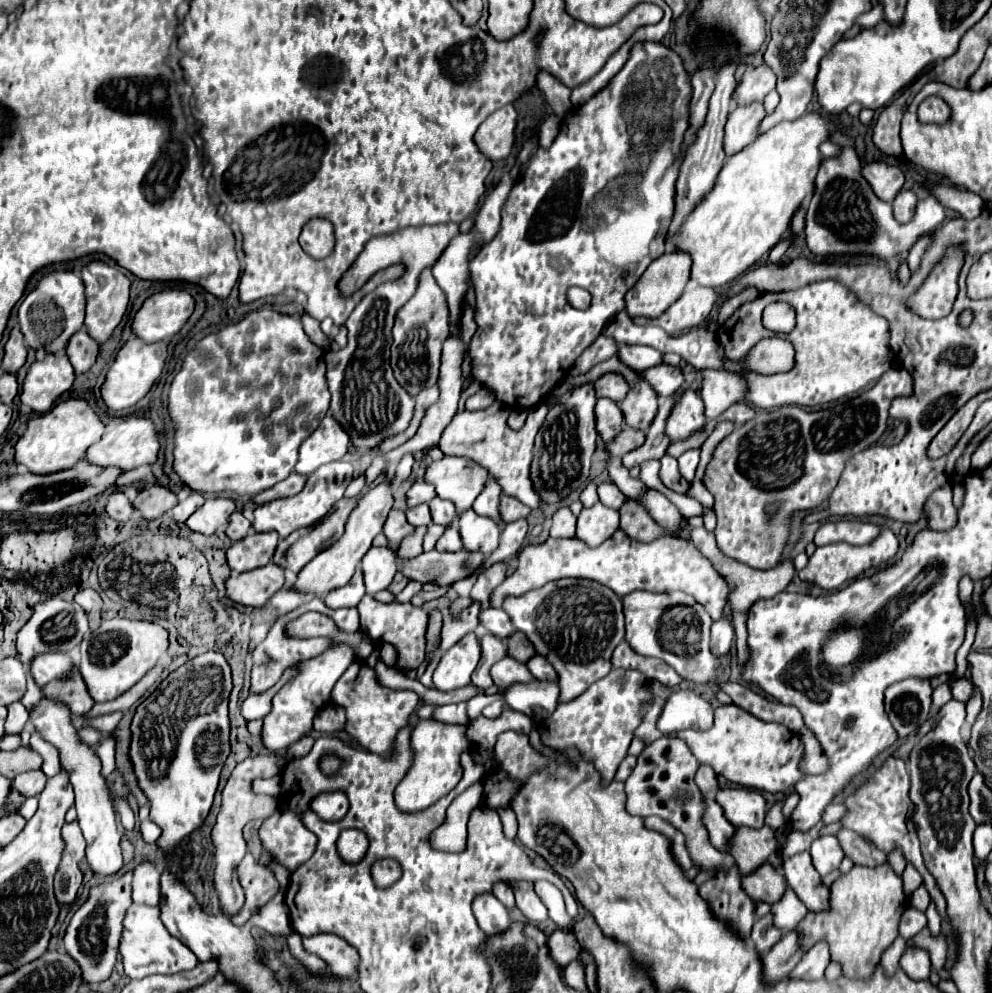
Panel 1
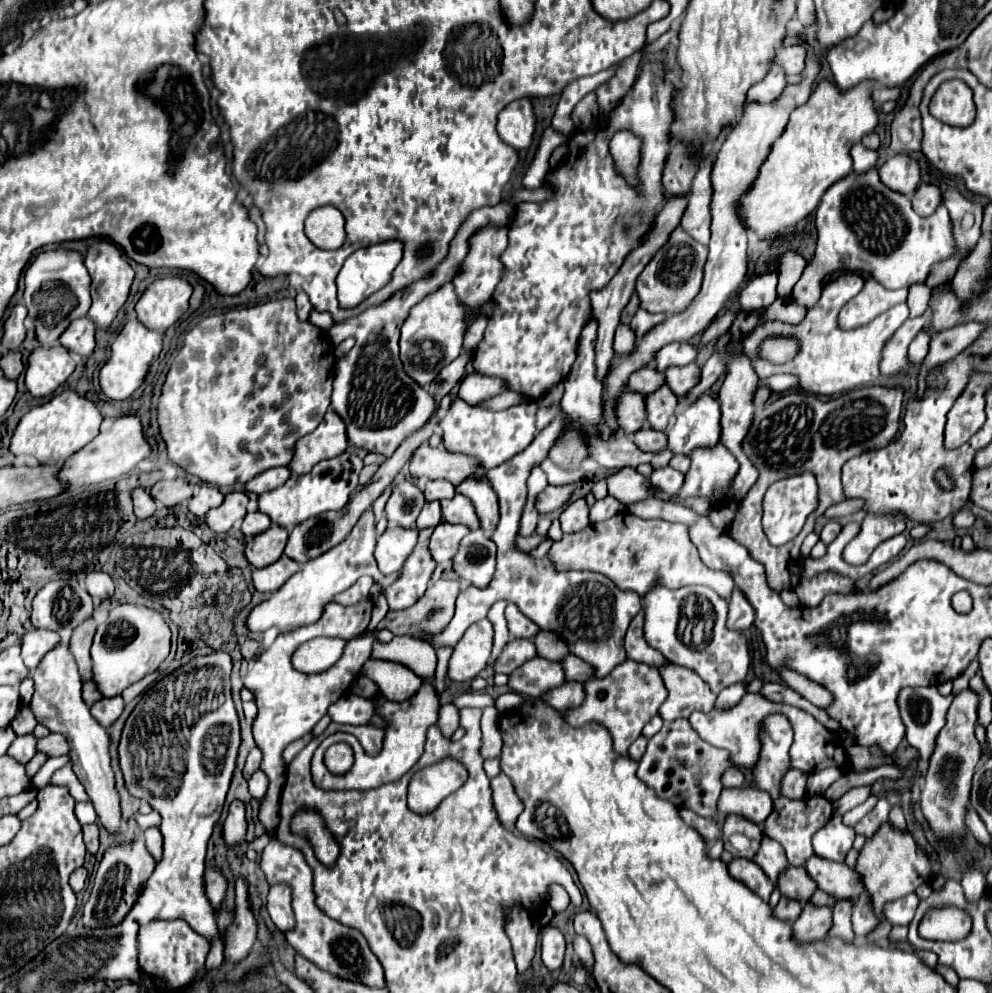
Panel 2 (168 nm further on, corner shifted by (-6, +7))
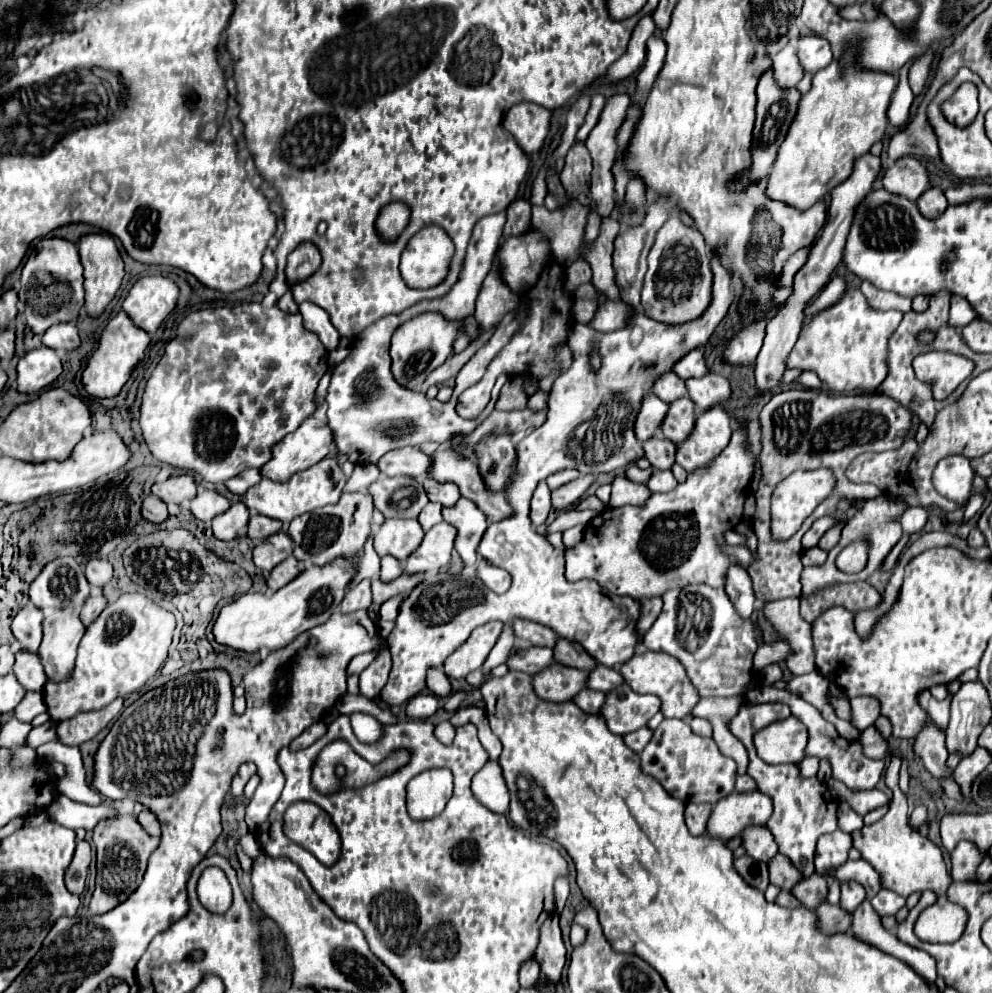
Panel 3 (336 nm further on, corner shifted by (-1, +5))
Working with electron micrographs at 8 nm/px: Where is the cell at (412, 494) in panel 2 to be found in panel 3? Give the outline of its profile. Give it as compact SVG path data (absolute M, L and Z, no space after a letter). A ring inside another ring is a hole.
M409 476L395 478L379 478L369 486L369 494L373 496L375 508L389 518L417 518L419 512L429 502L423 490L423 484Z

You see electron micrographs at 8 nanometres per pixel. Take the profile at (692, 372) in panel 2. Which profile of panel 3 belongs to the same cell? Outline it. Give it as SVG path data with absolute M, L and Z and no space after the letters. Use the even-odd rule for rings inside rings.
M705 374L693 380L689 378L685 384L687 384L687 396L695 402L697 412L703 412L713 404L723 404L731 396L727 378L719 374Z

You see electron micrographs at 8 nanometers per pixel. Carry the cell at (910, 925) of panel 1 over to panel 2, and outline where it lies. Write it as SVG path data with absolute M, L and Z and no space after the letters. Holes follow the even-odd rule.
M908 894L900 900L894 900L894 902L888 902L882 910L884 918L890 920L892 924L904 924L908 926L910 920L914 918L914 912L916 912L916 906L918 906L918 896L916 894Z

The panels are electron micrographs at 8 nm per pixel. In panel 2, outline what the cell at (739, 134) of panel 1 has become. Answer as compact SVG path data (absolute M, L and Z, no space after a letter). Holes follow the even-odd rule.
M774 64L774 66L770 68L768 76L766 76L762 82L754 84L754 88L750 88L748 100L750 100L750 102L754 102L754 100L762 100L762 102L776 100L776 98L782 94L782 90L786 88L786 84L788 84L788 82L786 82L786 72L782 70L782 66Z

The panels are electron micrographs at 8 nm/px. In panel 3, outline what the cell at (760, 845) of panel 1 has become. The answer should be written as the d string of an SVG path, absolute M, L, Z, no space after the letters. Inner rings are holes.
M777 854L775 858L771 858L767 866L769 866L769 882L779 888L791 890L791 886L795 886L801 880L799 870L783 854Z

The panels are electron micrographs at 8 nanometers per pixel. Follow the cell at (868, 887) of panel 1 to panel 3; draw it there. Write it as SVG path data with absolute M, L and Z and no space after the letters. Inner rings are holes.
M875 724L860 731L858 741L863 746L865 756L873 759L890 757L891 762L889 762L887 772L883 776L885 776L887 788L893 792L893 798L891 798L891 804L889 804L889 812L879 822L875 822L871 826L863 826L861 830L851 834L853 846L861 852L861 858L867 860L879 872L883 888L893 890L893 892L897 892L905 898L911 892L923 892L923 890L933 890L939 896L945 896L945 890L951 882L951 876L947 872L941 848L935 846L929 838L923 838L919 832L915 832L907 822L907 798L897 786L901 758L895 756L890 750L888 741L882 738L875 728Z

